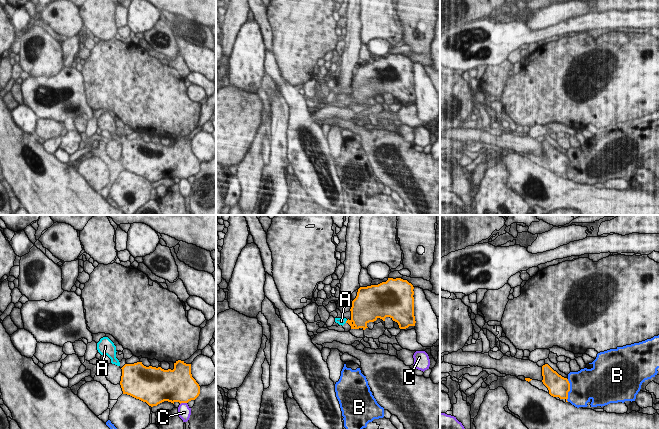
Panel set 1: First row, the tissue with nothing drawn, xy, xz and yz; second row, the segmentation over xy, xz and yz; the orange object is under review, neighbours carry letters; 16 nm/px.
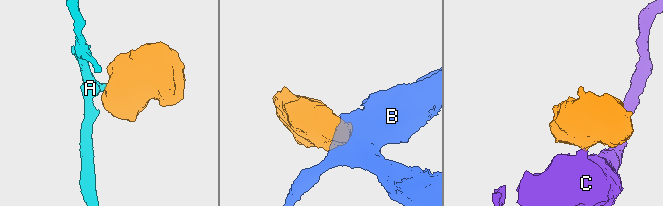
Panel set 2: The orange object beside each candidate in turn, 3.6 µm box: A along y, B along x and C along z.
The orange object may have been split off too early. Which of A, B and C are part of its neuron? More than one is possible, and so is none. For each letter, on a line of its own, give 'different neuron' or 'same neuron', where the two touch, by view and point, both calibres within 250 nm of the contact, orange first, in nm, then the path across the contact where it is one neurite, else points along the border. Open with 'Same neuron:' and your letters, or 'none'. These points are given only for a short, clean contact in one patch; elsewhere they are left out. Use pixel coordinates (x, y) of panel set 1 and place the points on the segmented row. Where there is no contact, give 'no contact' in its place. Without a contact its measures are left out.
Same neuron: A
A: same neuron | xz (346, 321) | 320/130 nm | across xz (360, 315), (346, 321), (341, 321)
B: different neuron | yz (569, 390) | 340/460 nm
C: different neuron | xy (183, 402) | 480/220 nm

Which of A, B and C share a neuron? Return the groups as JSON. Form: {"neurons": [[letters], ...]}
{"neurons": [["A"], ["B"], ["C"]]}

